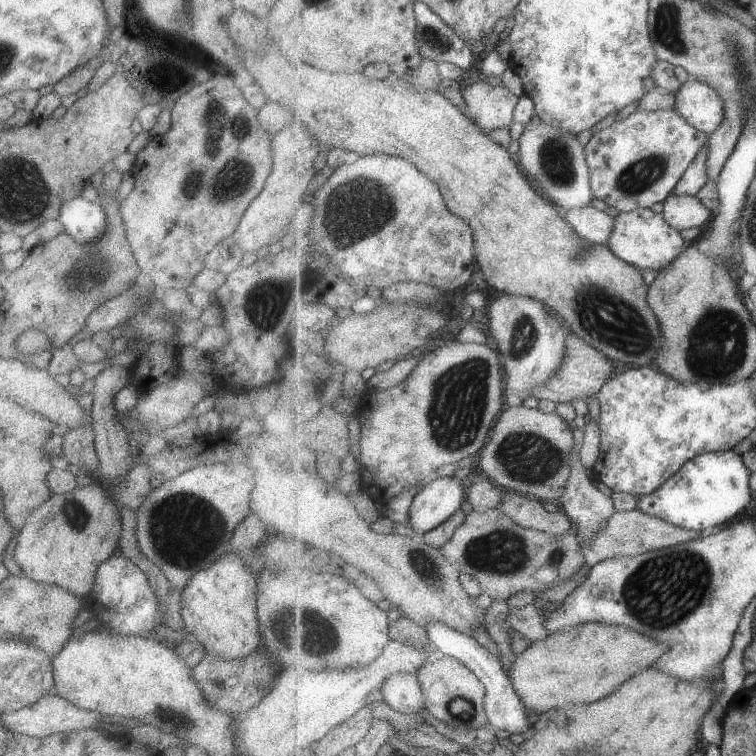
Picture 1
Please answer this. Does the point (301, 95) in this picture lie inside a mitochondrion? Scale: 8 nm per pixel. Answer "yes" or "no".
no

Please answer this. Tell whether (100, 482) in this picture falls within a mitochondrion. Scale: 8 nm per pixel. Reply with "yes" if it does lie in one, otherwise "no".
no

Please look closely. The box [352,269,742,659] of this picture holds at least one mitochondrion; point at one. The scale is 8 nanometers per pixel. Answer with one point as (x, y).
(645, 592)

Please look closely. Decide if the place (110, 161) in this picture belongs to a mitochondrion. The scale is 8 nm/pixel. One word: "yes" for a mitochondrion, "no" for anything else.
no

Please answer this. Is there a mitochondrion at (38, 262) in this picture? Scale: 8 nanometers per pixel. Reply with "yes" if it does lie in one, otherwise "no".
no

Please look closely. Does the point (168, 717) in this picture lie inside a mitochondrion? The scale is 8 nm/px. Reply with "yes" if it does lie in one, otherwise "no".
no

